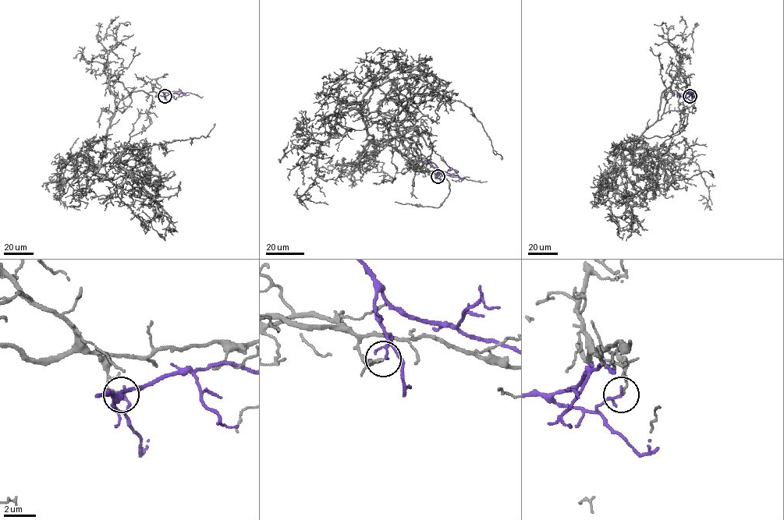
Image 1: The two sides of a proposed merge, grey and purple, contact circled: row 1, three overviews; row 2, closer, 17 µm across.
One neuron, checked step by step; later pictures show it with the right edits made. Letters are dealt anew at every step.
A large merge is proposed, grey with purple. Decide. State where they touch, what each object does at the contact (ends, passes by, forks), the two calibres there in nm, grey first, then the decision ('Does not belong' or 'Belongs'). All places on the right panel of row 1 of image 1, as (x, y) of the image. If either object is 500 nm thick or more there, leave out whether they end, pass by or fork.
Place: (689, 96). At the ring grey ends. At the ring purple passes by. Thickness 120 nm (grey) against 130 nm. Does not belong

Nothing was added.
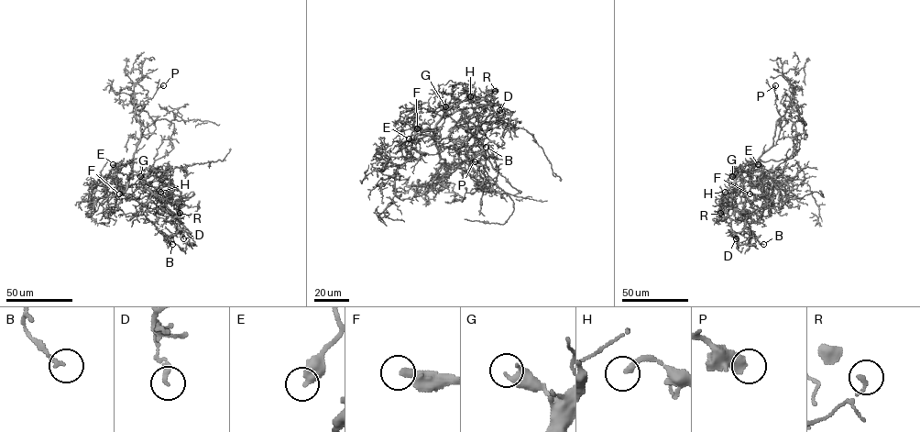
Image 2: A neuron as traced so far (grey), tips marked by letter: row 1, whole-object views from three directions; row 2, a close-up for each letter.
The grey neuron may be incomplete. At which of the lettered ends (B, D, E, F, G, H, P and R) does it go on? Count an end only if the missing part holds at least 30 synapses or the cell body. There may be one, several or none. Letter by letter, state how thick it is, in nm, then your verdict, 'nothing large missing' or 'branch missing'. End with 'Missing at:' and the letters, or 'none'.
B: 170 nm thick; nothing large missing
D: 170 nm thick; nothing large missing
E: 480 nm thick; nothing large missing
F: 300 nm thick; branch missing
G: 260 nm thick; nothing large missing
H: 240 nm thick; nothing large missing
P: 280 nm thick; nothing large missing
R: 150 nm thick; nothing large missing
Missing at: F

